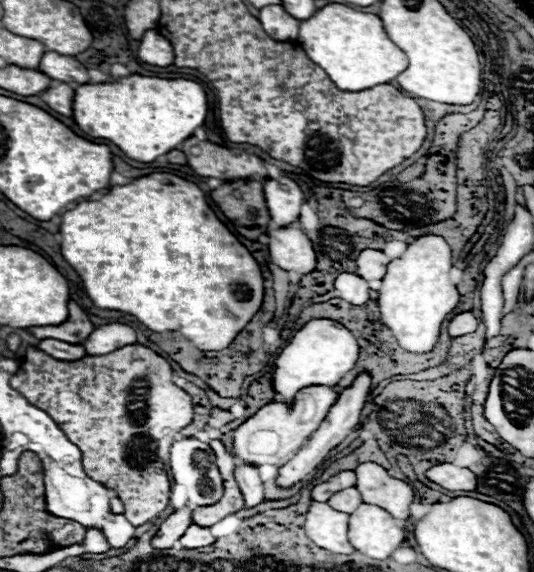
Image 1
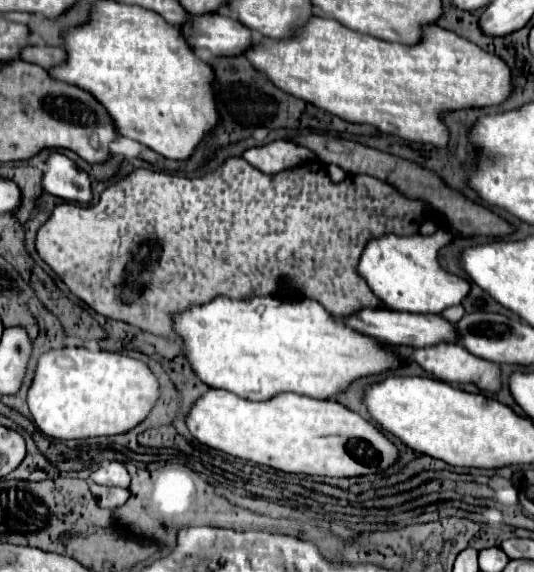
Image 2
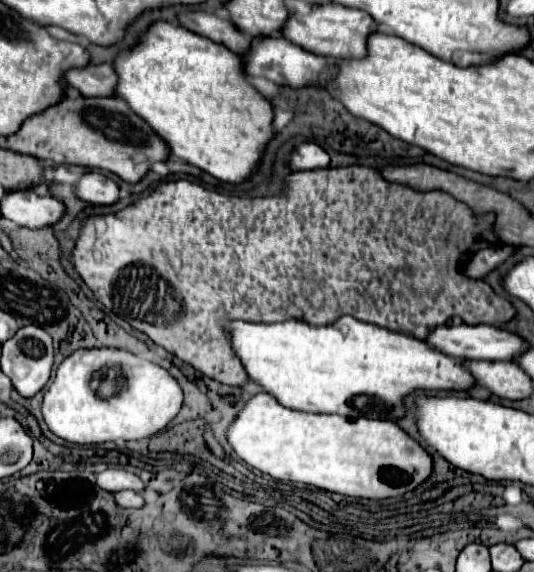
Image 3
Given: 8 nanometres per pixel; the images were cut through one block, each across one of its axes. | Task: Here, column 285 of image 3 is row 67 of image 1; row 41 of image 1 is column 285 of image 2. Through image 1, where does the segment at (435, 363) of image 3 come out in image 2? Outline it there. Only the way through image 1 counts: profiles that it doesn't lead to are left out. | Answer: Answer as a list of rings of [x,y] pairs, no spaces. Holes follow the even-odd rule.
[[[216,296],[206,304],[192,304],[186,310],[172,314],[172,322],[182,356],[194,374],[210,388],[224,388],[248,400],[262,400],[280,392],[296,392],[310,398],[332,398],[352,380],[368,374],[380,374],[400,364],[398,356],[382,350],[380,342],[374,342],[374,338],[354,334],[354,330],[342,326],[342,322],[334,322],[334,316],[312,298],[252,296],[248,300],[232,300],[228,296]]]

